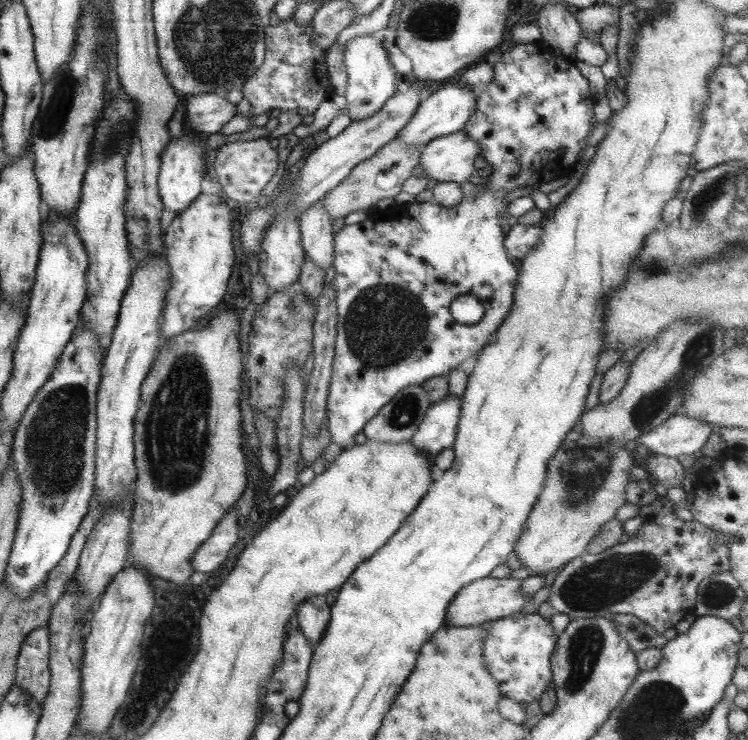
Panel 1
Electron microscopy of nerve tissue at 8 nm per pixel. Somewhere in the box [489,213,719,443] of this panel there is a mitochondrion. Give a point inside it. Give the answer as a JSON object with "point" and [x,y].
{"point":[650,406]}

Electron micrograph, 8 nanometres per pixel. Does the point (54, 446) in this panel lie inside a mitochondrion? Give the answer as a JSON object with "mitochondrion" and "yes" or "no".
{"mitochondrion":"yes"}

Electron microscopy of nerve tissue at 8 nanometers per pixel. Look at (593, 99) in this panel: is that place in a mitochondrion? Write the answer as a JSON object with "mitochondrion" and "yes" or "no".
{"mitochondrion":"no"}

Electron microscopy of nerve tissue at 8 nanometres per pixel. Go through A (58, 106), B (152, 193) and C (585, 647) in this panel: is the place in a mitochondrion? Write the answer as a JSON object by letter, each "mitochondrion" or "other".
{"A":"mitochondrion","B":"other","C":"mitochondrion"}

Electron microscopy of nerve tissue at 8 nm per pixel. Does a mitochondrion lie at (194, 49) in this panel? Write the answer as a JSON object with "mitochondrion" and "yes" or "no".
{"mitochondrion":"yes"}

